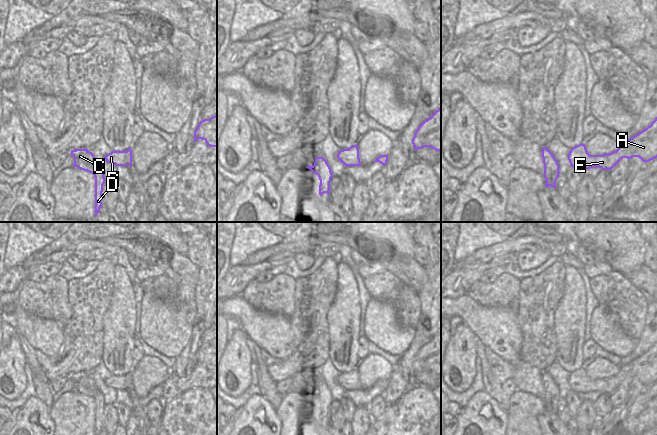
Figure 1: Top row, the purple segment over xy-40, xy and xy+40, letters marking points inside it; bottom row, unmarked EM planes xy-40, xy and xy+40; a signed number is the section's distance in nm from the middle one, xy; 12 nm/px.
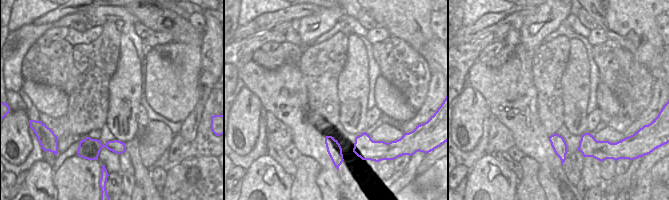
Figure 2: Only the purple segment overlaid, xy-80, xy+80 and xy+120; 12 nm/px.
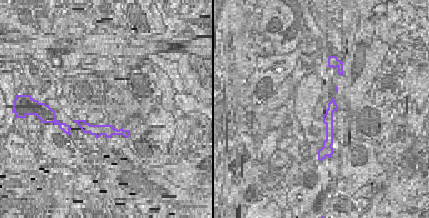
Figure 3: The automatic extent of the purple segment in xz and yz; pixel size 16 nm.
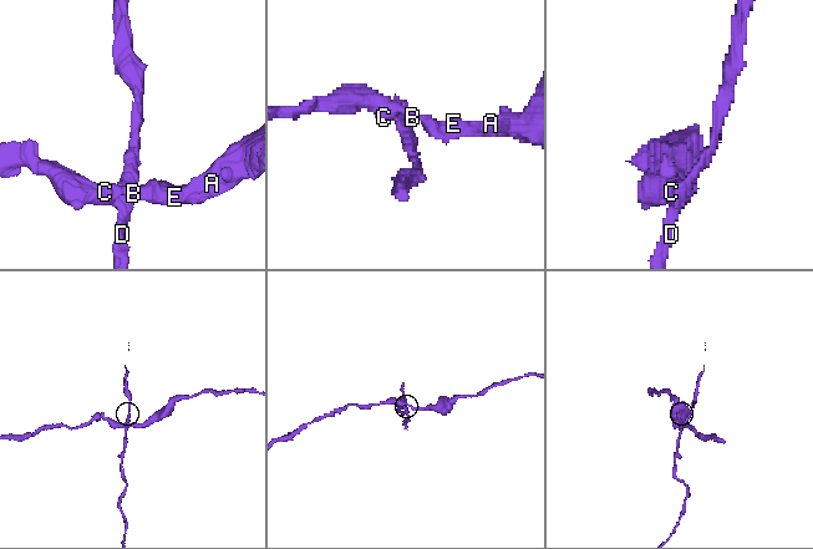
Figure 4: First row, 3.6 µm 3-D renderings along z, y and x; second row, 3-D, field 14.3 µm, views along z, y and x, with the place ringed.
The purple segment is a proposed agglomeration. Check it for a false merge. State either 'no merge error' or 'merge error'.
merge error

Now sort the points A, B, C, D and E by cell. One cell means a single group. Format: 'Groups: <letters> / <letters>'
Groups: A B C E / D.

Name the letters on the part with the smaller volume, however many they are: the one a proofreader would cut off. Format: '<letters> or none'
D

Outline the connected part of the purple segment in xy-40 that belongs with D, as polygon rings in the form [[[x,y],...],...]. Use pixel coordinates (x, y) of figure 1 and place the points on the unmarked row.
[[[95,389],[95,435],[100,435],[102,430],[102,416],[103,416],[103,409],[105,407],[104,396],[98,390]]]

